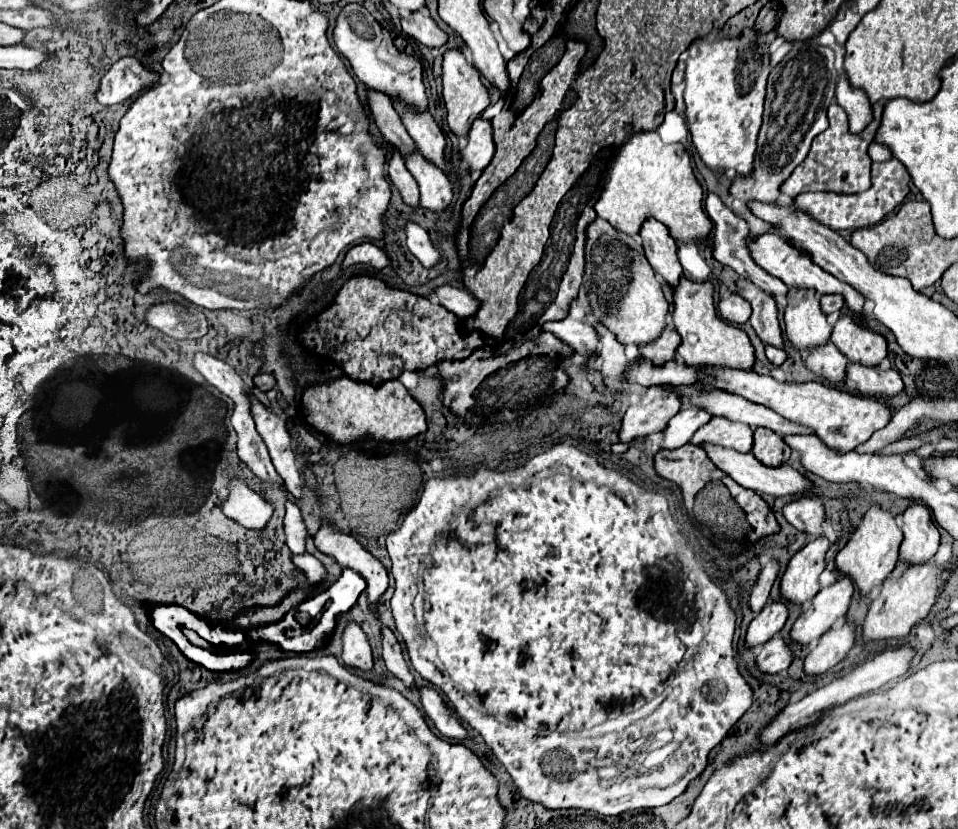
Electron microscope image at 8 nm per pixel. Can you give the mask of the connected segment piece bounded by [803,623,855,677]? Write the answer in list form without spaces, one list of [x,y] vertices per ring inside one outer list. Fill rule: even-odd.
[[[843,623],[843,625],[831,627],[805,657],[805,665],[803,665],[805,675],[807,677],[821,675],[831,667],[835,667],[847,655],[853,643],[855,643],[853,625]]]

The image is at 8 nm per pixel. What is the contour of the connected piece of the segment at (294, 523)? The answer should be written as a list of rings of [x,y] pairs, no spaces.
[[[287,501],[285,509],[287,509],[287,513],[285,513],[283,525],[285,525],[285,535],[287,535],[287,545],[289,545],[291,553],[303,553],[305,551],[307,529],[305,529],[301,511],[293,501]]]

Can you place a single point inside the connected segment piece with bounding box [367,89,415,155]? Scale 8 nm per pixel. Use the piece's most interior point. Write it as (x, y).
(385, 117)

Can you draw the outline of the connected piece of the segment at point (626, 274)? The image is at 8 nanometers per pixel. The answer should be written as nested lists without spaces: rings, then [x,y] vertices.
[[[595,219],[595,223],[587,227],[583,287],[589,289],[591,315],[595,315],[599,323],[607,323],[607,329],[613,331],[619,343],[639,347],[655,341],[663,333],[669,305],[663,297],[661,283],[645,259],[643,245],[603,219]]]

